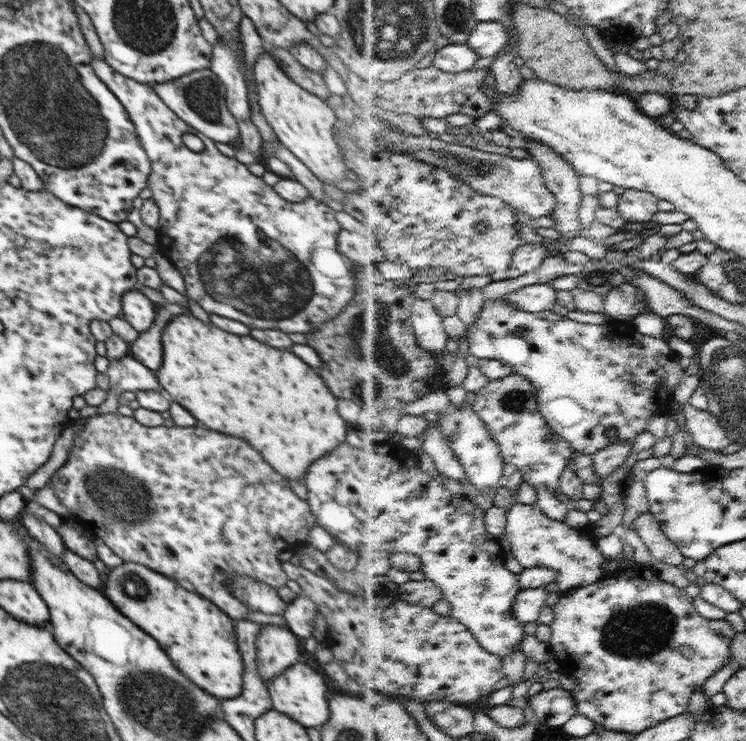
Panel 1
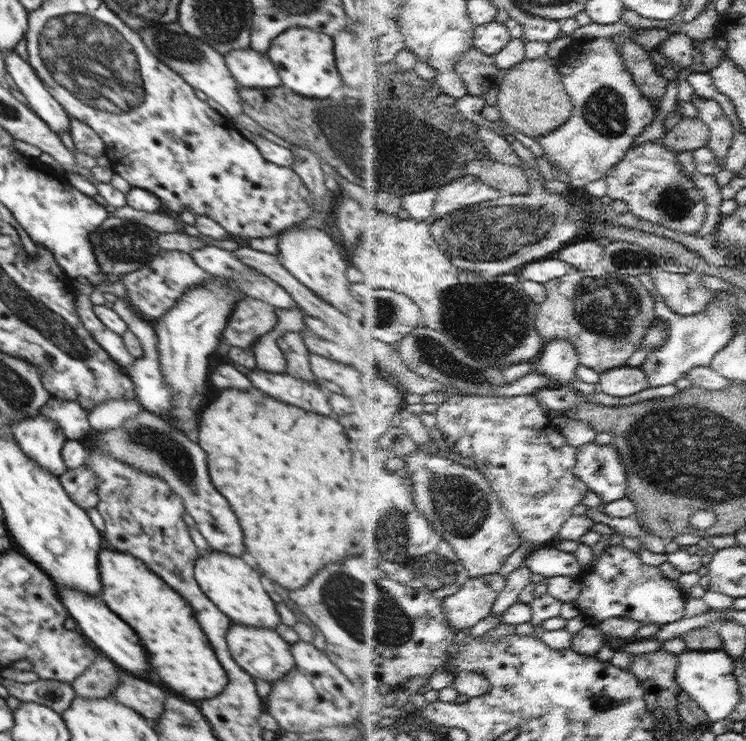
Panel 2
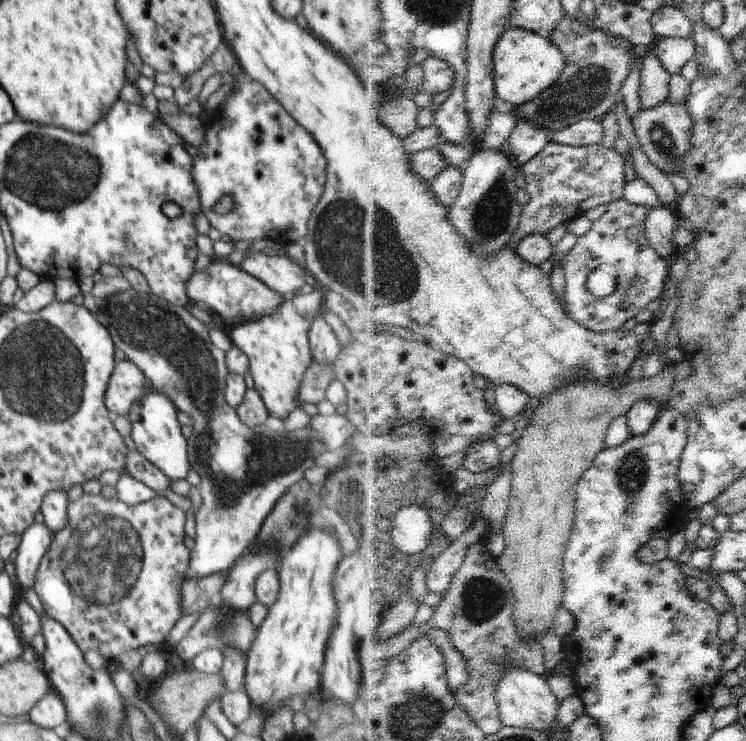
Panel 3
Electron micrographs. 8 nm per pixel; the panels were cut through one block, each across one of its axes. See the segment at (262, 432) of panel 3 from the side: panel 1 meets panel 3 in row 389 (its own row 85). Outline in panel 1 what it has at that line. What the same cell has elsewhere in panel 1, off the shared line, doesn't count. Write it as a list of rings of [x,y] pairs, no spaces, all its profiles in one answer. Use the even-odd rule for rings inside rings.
[[[209,68],[194,71],[164,83],[156,83],[153,88],[164,104],[198,133],[206,135],[215,142],[229,145],[238,138],[239,126],[234,115],[228,110],[225,86]]]

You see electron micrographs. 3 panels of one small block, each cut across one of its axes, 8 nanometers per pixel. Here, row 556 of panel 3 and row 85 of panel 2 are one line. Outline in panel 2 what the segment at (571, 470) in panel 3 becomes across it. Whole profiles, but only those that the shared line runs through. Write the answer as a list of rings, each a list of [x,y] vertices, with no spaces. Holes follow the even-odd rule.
[[[552,57],[526,59],[508,70],[498,91],[501,116],[512,128],[538,140],[564,126],[575,114],[575,101],[566,88],[560,61]]]

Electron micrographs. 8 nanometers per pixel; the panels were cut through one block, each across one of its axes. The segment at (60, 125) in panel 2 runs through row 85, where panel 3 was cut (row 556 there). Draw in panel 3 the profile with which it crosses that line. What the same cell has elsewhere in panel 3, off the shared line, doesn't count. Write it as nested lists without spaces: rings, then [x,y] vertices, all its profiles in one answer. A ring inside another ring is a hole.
[[[35,522],[20,535],[20,544],[16,554],[16,576],[22,589],[34,588],[36,572],[42,564],[44,554],[52,544],[53,533],[45,524]]]

